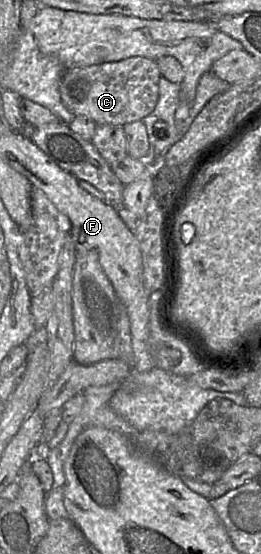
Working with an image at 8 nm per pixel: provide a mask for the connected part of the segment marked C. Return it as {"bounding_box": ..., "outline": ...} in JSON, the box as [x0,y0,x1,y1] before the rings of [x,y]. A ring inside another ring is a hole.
{"bounding_box":[60,57,161,126],"outline":[[[130,57],[91,66],[76,66],[65,71],[60,82],[64,105],[75,115],[92,119],[97,125],[124,126],[150,115],[159,97],[161,72],[154,60]]]}

